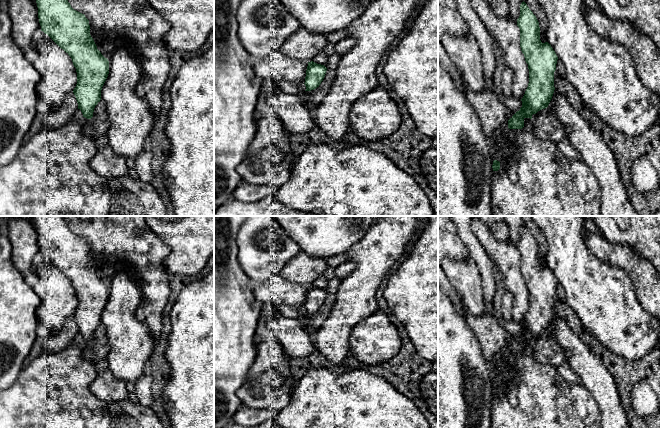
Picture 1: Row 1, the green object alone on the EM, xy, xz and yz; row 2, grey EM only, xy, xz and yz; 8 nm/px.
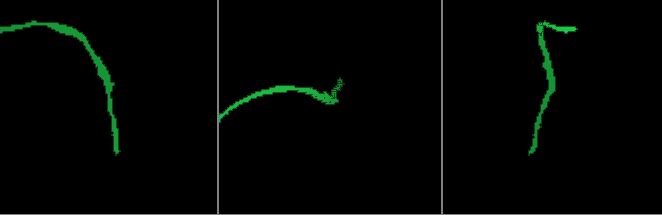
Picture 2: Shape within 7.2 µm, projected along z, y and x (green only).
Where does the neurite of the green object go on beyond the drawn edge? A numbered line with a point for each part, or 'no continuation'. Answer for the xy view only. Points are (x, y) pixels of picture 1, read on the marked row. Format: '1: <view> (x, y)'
no continuation

